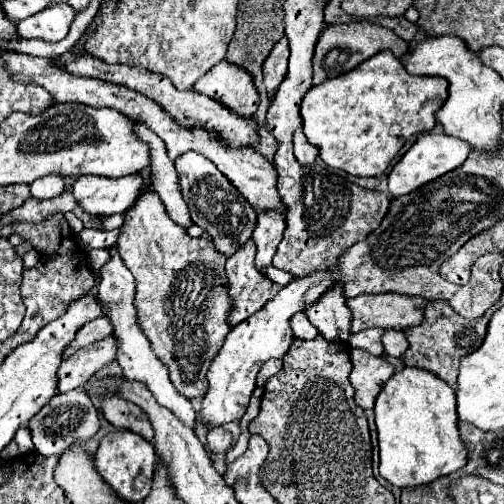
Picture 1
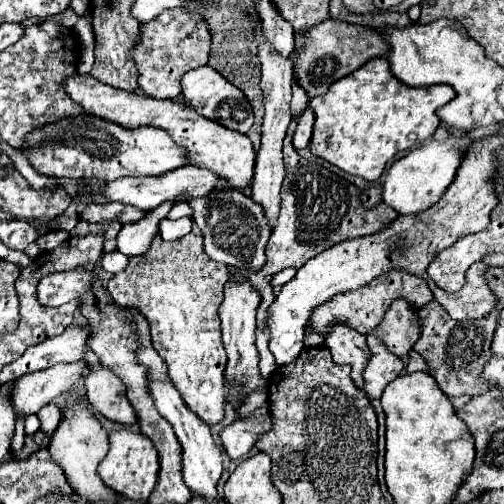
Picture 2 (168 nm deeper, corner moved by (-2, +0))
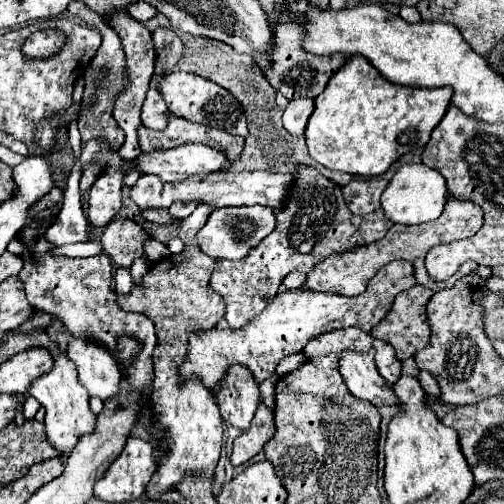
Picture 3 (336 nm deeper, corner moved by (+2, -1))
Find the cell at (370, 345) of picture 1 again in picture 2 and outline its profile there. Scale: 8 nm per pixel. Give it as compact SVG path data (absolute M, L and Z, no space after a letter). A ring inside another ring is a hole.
M397 298L387 308L385 318L379 322L379 326L373 330L373 334L379 336L387 344L387 348L393 354L397 354L399 358L407 356L421 334L417 310L411 308L411 304L407 300Z

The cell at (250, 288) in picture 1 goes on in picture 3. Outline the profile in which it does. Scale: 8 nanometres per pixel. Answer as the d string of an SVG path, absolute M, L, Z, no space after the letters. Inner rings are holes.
M227 367L215 393L221 415L233 427L245 431L259 405L259 381L247 367Z

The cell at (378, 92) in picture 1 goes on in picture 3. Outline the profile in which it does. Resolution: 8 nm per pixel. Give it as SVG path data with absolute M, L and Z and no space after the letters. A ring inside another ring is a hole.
M351 57L327 83L325 91L315 97L315 111L309 117L305 139L309 155L325 165L327 169L345 171L351 175L363 175L363 177L377 177L389 169L393 161L397 161L401 155L425 147L431 131L437 127L437 123L443 119L449 101L451 101L451 87L443 89L415 89L415 87L403 87L389 83L379 75L379 71L365 59L365 57Z

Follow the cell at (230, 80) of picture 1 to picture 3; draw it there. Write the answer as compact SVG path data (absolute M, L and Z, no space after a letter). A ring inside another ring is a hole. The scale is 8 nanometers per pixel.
M173 71L161 81L161 93L173 115L181 115L189 121L227 131L231 135L247 137L247 121L245 121L243 107L239 105L239 101L235 101L235 97L227 89L219 87L217 83L211 83L209 79L203 79L195 73Z

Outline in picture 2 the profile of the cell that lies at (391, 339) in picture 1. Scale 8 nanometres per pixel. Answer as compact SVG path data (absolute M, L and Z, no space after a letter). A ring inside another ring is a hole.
M411 350L411 354L409 354L407 372L427 372L427 362L415 350Z

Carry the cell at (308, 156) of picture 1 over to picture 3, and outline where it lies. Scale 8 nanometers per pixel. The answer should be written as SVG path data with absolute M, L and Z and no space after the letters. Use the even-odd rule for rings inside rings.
M313 99L289 101L287 109L283 111L283 127L291 135L301 137L305 133L305 125L307 125L307 119L311 117L311 113L313 113Z

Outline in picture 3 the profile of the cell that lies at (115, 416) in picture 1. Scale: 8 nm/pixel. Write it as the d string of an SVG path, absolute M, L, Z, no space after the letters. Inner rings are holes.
M69 335L67 355L77 367L79 383L89 391L91 397L107 401L119 393L121 371L115 359L101 345Z

